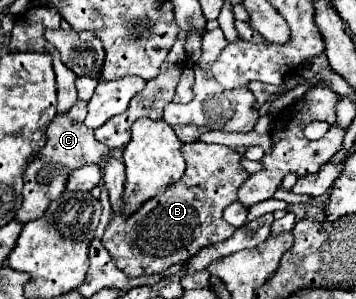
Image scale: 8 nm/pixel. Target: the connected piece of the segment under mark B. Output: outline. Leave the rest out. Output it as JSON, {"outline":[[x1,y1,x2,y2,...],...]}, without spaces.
{"outline":[[202,142,184,144,182,152,186,158,184,176,164,194,158,194,148,200,138,212,128,218,118,216,124,192,124,164,116,158,102,162,104,184,108,186,114,210,112,220,104,232,102,244,110,252,116,266,130,278,162,274,166,268,170,268,170,264,186,262,204,246,228,240,236,230,234,226,224,222,222,210,228,204,236,202,240,184,250,176,240,164,242,156,228,146]]}

